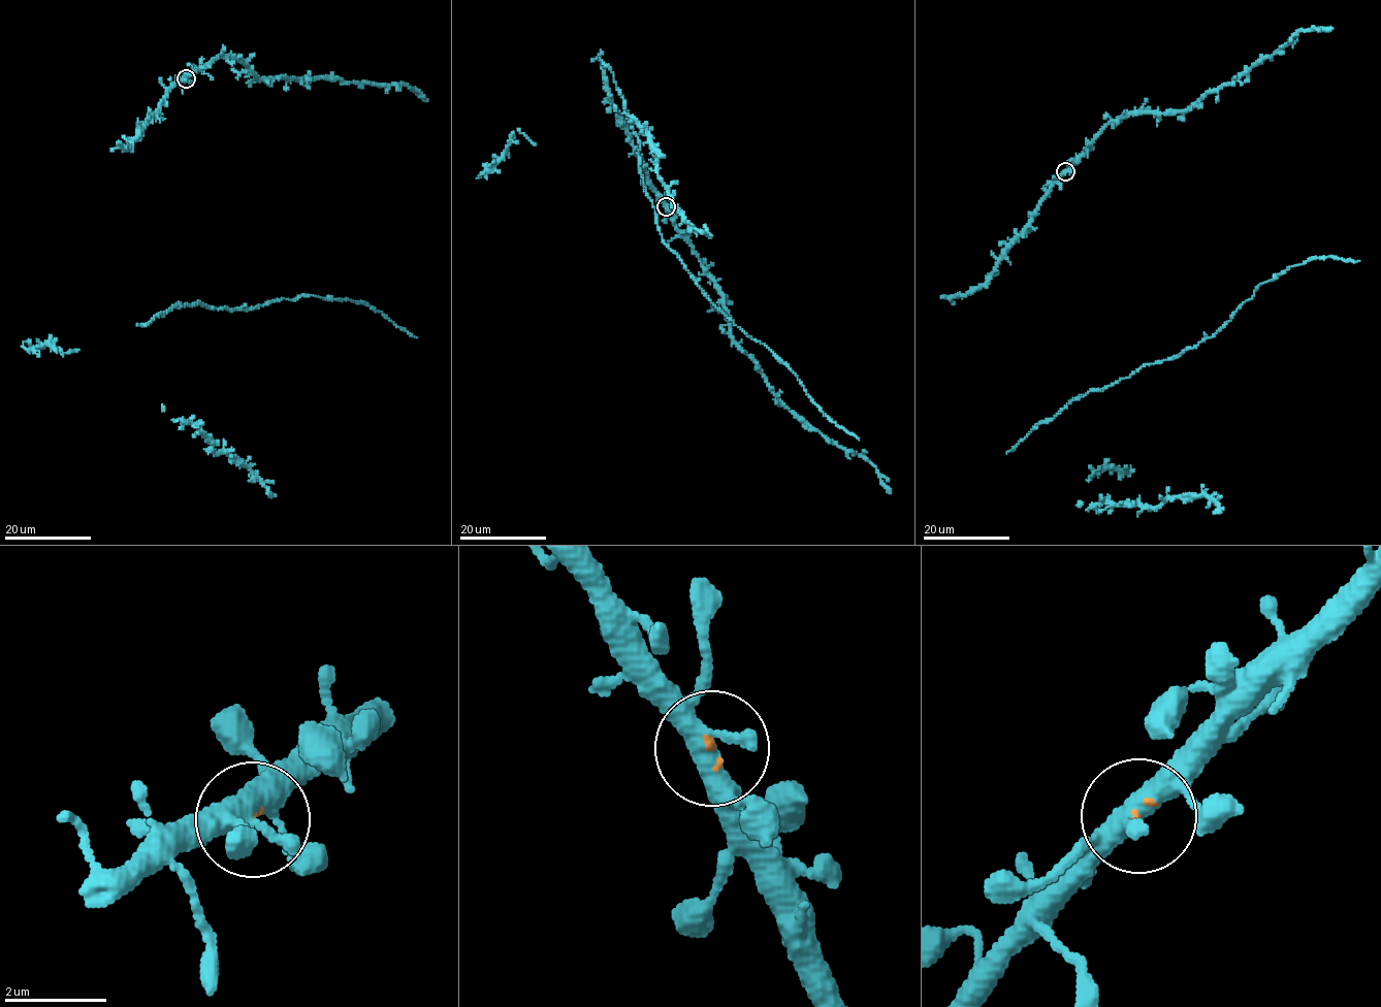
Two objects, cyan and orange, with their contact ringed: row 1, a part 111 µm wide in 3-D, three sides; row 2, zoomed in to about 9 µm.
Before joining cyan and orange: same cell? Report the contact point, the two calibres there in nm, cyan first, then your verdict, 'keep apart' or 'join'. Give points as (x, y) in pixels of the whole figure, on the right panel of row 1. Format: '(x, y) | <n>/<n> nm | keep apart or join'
(1065, 171) | 360/80 nm | join

